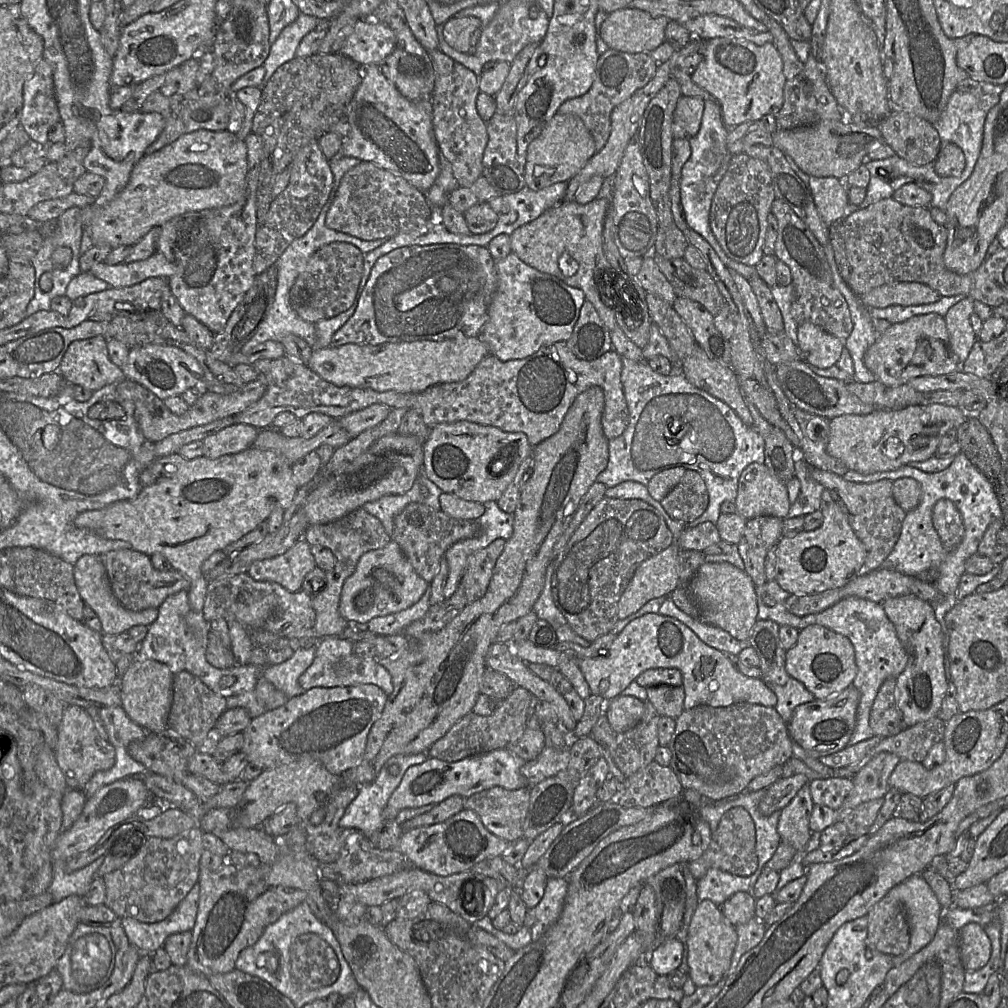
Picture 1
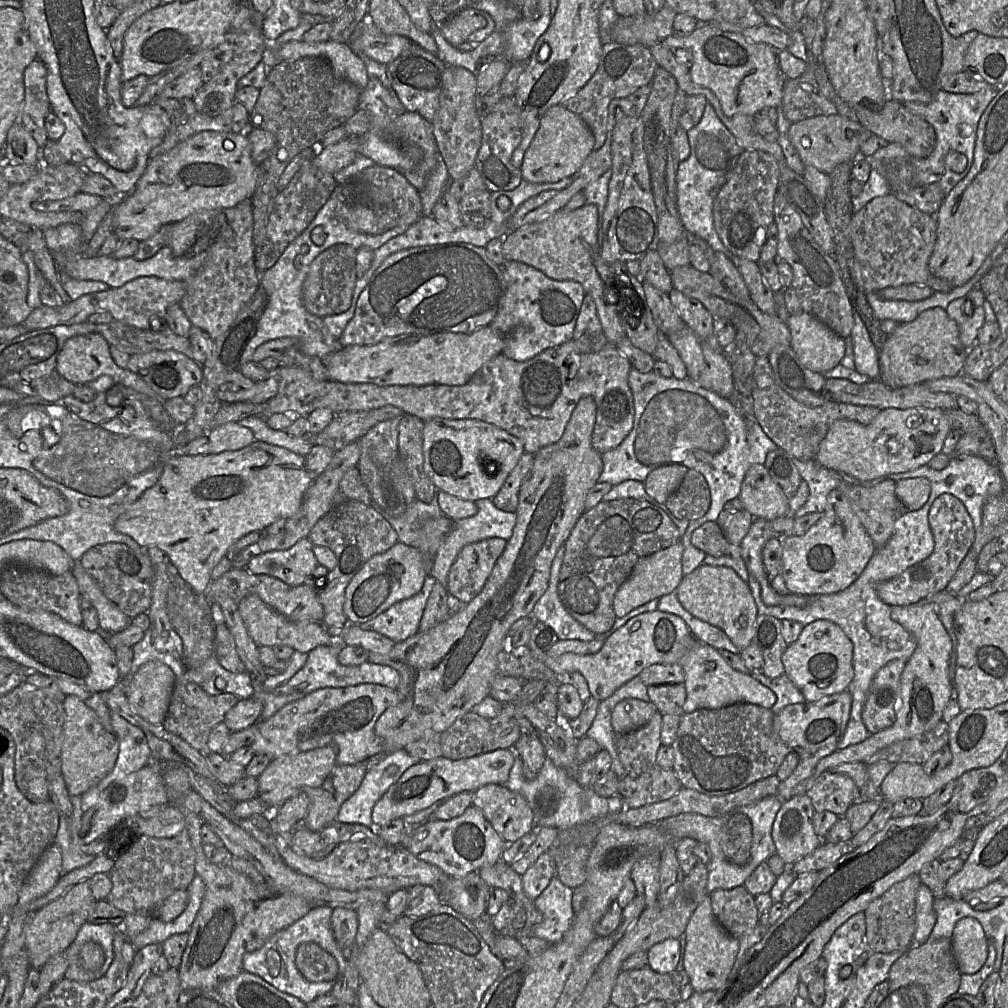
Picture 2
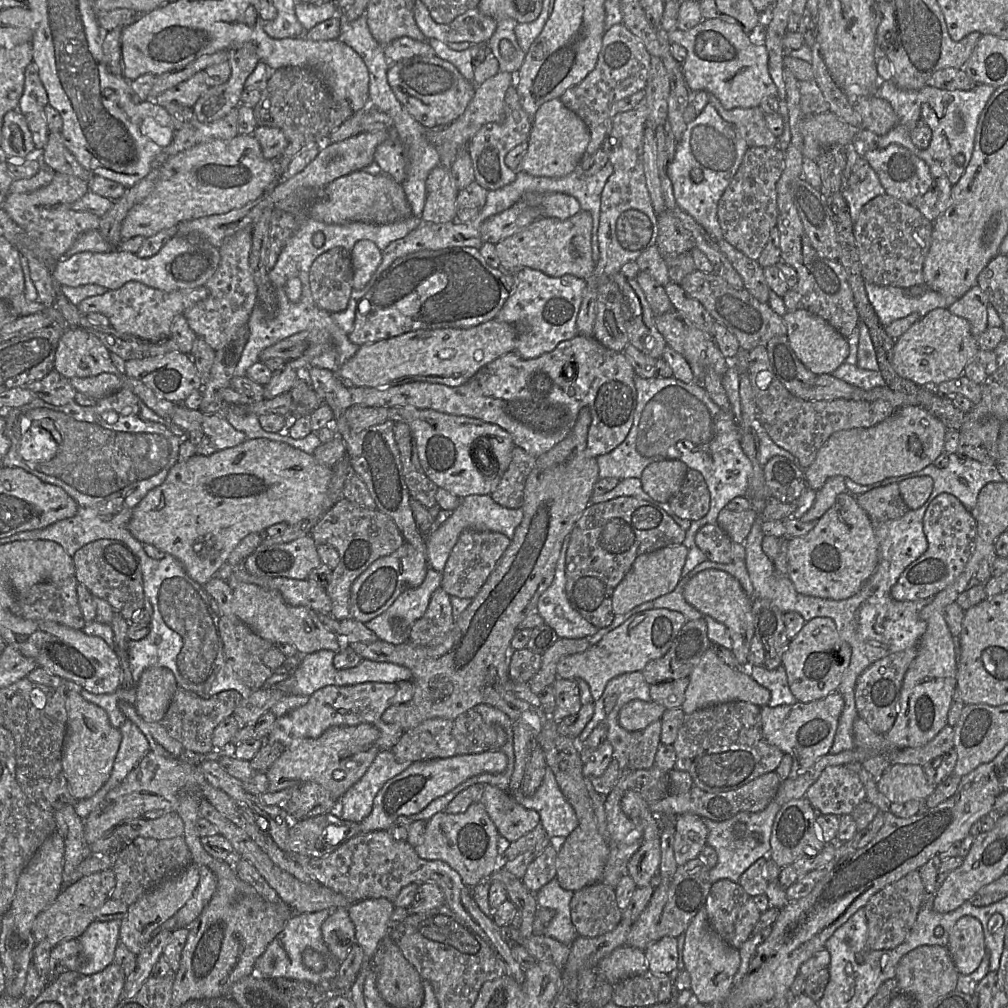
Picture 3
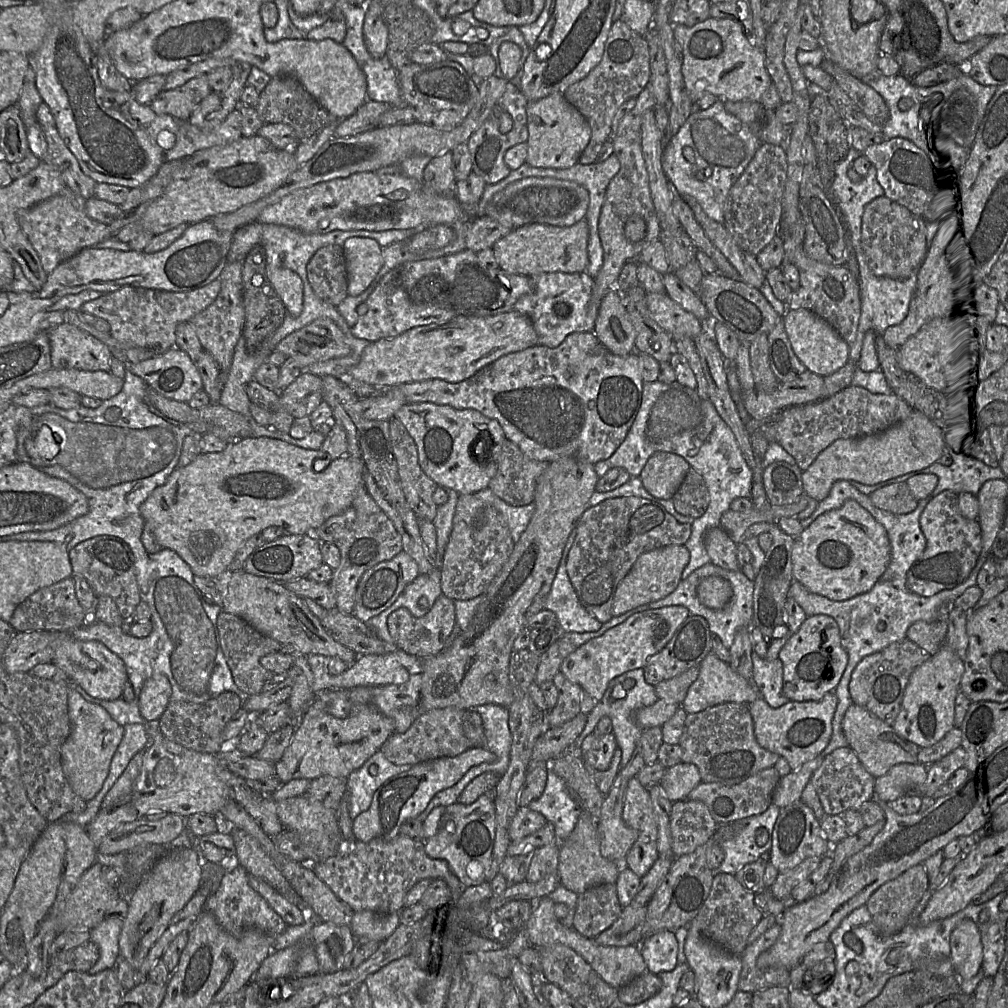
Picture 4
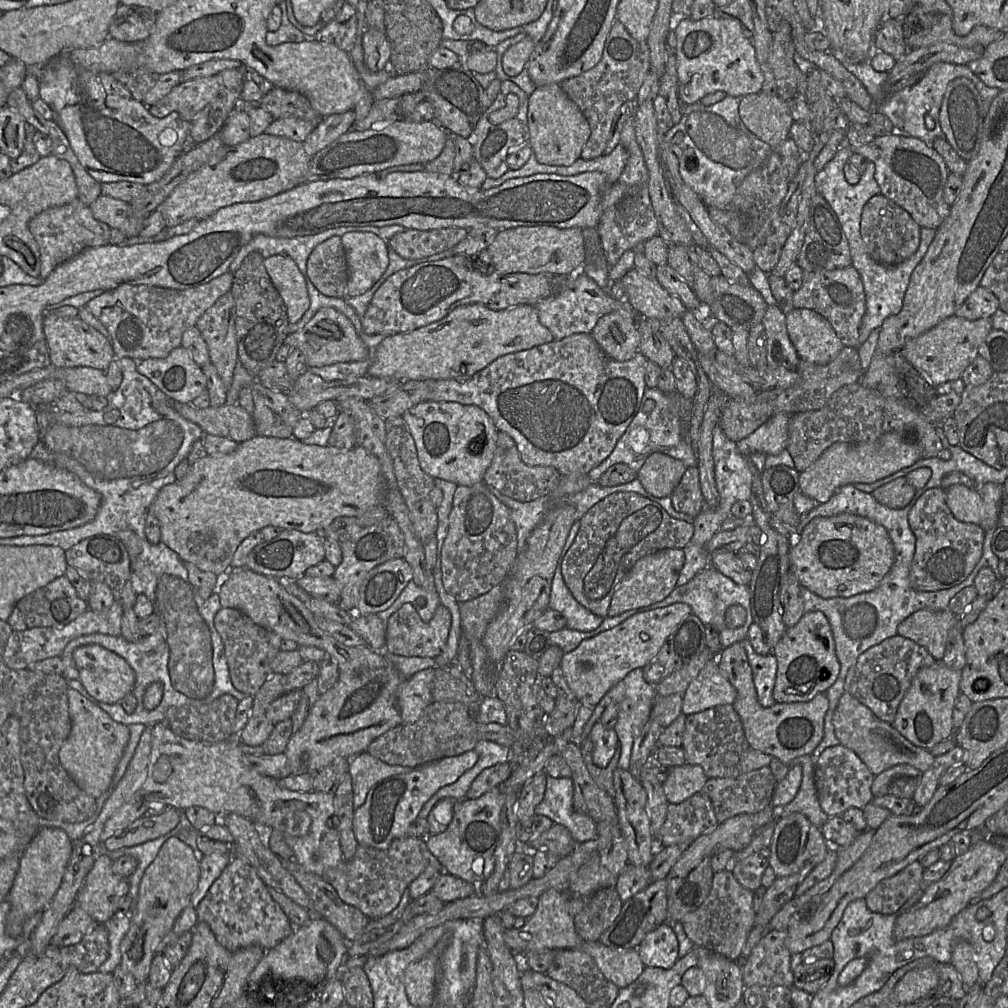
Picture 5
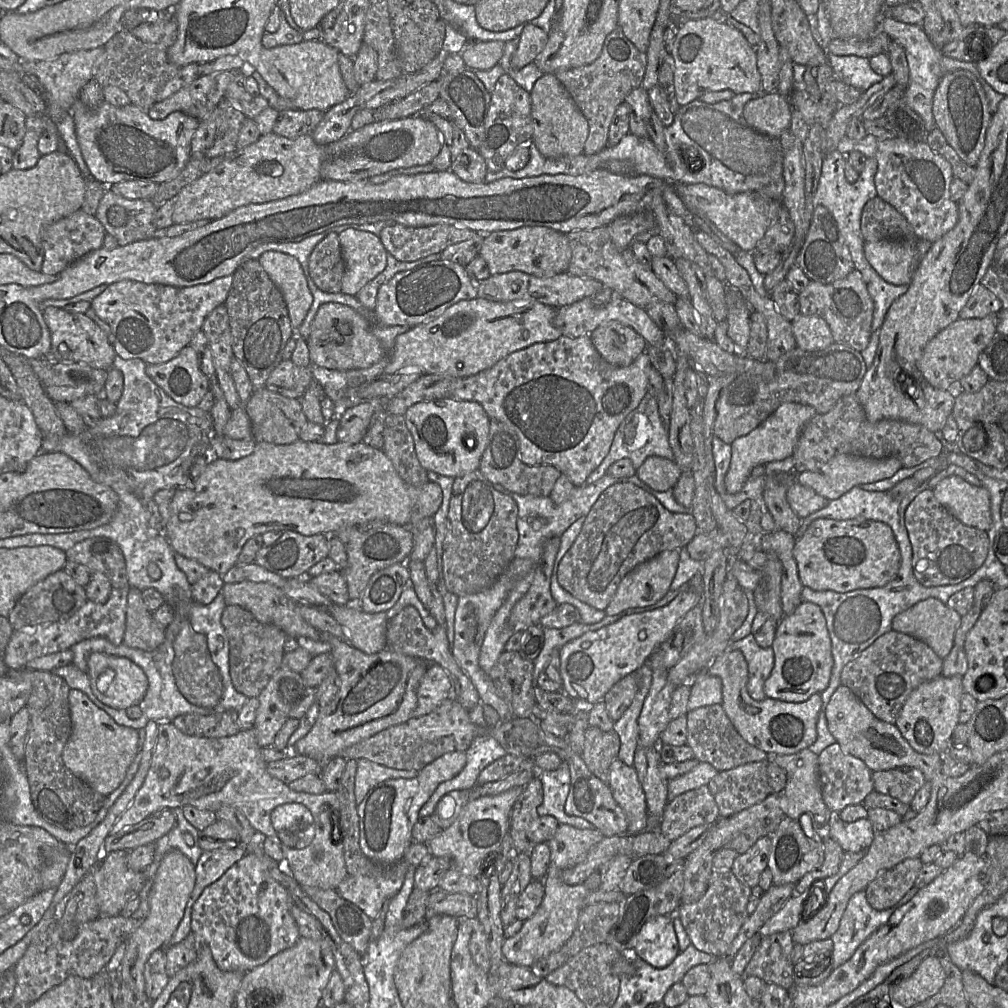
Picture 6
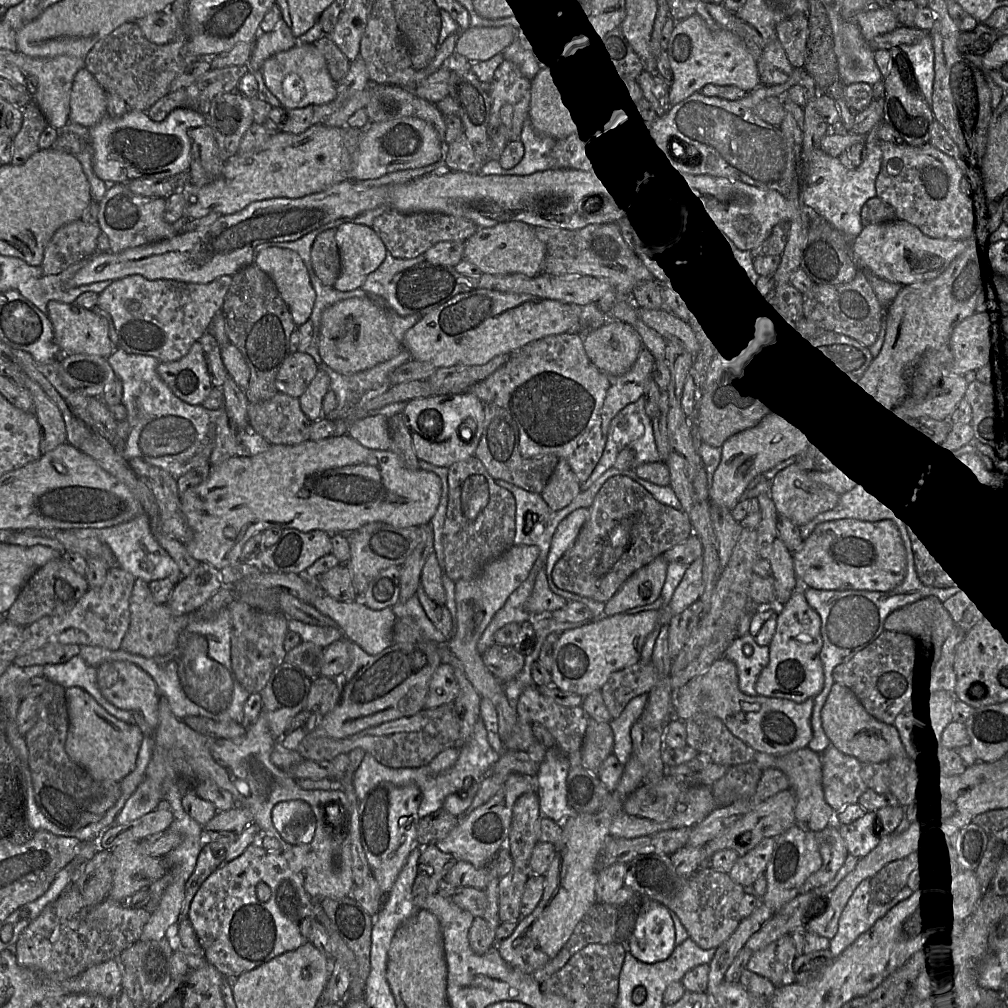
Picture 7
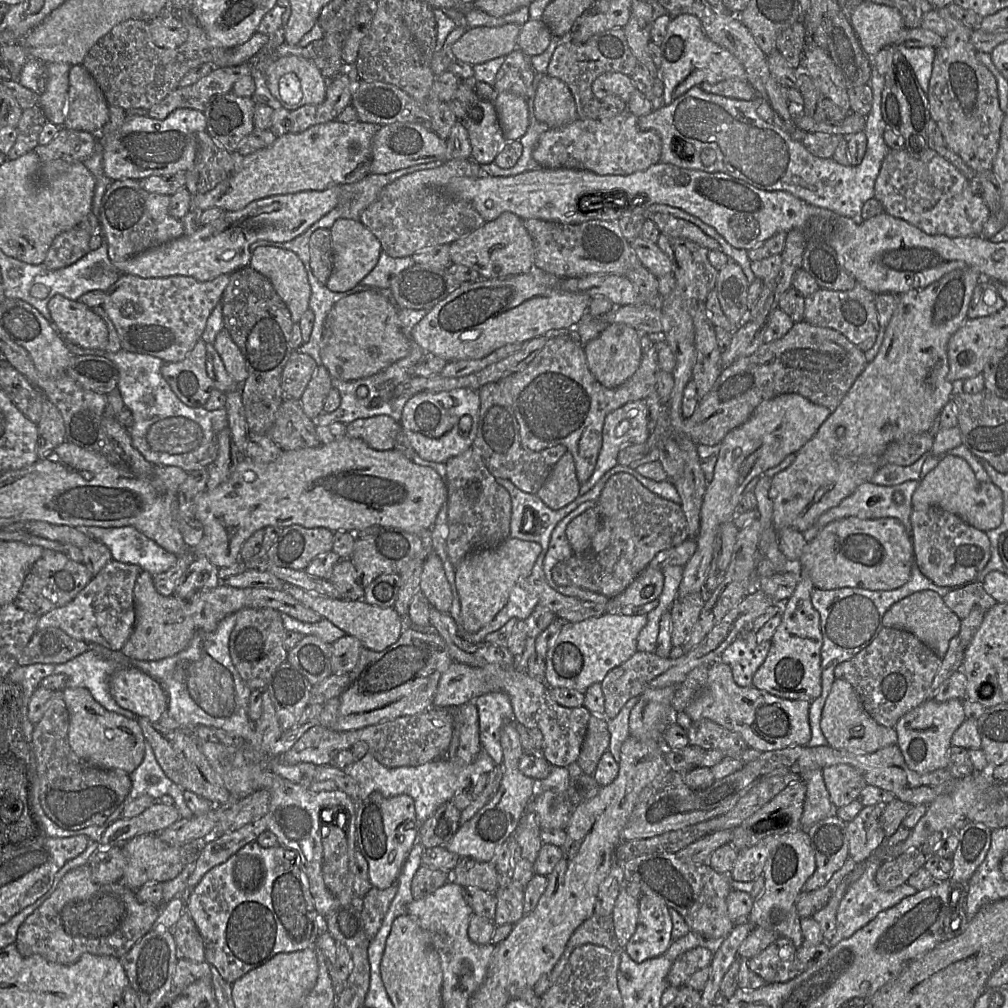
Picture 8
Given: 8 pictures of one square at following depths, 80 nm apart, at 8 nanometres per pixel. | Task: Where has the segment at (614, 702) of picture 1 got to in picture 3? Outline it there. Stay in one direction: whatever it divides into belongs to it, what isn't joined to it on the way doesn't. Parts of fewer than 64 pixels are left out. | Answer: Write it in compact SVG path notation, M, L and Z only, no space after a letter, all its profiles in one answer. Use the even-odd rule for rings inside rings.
M632 700L619 712L619 725L629 732L645 729L656 720L660 720L666 708L657 702Z

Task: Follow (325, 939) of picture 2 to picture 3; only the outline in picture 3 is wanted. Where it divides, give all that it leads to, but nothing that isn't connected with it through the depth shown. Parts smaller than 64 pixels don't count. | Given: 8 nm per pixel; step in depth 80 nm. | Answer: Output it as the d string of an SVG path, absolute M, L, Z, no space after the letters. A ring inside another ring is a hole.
M328 909L293 914L285 928L272 940L265 952L255 962L254 973L272 982L283 978L294 981L307 981L313 984L331 983L338 973L341 962L331 955L321 932L321 926L330 914L331 910ZM307 948L314 949L324 957L326 967L323 971L313 972L304 966L302 953Z

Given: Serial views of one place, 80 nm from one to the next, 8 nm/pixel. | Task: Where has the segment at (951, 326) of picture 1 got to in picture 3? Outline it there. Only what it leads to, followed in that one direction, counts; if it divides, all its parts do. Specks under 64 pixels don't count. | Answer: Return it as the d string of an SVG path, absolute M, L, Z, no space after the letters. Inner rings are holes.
M975 284L948 310L951 314L967 320L972 335L978 338L988 327L988 305L988 295Z

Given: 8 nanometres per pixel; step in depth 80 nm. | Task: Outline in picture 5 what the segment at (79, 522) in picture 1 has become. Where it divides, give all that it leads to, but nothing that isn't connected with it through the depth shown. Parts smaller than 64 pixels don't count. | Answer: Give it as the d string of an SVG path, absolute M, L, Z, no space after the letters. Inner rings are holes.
M255 436L252 439L238 443L235 451L226 455L207 455L189 466L186 475L175 483L164 486L150 505L151 512L159 521L161 542L172 549L183 562L190 562L204 572L212 572L216 576L226 576L231 568L231 562L239 545L251 534L261 531L267 526L281 530L296 530L302 533L321 533L339 517L357 517L368 509L382 505L385 495L385 477L379 460L361 446L352 449L340 449L330 446L307 445L292 437L281 439L274 437Z

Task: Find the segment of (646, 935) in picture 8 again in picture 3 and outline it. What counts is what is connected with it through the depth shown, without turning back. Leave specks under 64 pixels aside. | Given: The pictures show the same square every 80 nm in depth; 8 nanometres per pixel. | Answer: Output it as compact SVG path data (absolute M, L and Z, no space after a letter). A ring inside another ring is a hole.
M665 936L645 950L649 971L654 974L675 974L678 962L677 938Z

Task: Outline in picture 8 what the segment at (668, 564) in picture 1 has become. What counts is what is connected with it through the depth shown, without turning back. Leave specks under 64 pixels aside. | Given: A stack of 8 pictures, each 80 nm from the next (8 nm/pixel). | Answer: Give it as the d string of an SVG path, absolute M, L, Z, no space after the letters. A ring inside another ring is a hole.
M645 568L619 595L606 603L606 613L619 613L629 606L641 606L656 600L662 592L663 572Z

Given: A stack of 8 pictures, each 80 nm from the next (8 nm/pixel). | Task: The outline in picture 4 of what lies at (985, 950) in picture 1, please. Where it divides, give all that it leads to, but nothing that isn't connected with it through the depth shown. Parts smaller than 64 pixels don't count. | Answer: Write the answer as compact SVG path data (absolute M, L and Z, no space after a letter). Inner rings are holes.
M971 919L962 920L950 935L950 960L961 980L974 977L981 969L983 945L977 925Z

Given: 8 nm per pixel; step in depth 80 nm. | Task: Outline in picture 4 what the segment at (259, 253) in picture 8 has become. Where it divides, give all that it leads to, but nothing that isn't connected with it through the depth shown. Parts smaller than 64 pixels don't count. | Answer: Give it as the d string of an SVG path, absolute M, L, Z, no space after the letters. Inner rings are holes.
M266 264L266 273L282 299L287 312L299 316L303 310L303 282L294 271L285 267L272 267Z

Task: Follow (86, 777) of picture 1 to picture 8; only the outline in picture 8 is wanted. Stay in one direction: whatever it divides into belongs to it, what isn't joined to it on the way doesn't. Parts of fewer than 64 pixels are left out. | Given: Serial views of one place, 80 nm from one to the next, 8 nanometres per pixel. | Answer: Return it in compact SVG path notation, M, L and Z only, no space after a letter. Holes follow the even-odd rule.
M65 687L63 698L69 713L69 745L78 757L98 768L122 770L128 774L141 764L146 740L137 718L129 719L106 710L85 688Z

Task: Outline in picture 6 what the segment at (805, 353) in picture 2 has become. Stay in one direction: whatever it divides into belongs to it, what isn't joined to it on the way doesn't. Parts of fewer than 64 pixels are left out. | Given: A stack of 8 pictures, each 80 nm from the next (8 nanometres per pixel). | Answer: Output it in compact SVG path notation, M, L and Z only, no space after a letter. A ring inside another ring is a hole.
M800 313L791 324L796 345L802 350L821 350L835 342L828 323L820 316Z

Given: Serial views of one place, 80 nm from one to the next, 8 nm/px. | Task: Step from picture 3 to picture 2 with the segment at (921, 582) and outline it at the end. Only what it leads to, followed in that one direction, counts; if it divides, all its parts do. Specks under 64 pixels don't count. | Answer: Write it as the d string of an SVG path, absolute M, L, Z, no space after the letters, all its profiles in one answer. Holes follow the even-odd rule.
M944 493L936 498L930 508L928 519L935 542L932 554L896 577L880 582L876 586L878 597L890 606L919 603L930 595L943 591L975 540L975 529L968 511L952 494Z

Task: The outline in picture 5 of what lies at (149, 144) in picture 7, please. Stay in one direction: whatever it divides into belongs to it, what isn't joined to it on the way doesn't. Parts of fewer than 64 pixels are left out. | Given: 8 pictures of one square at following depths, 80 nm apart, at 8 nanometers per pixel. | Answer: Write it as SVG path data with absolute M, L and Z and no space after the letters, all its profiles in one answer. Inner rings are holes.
M61 53L58 56L49 60L39 69L39 95L53 110L55 120L65 133L71 148L77 156L83 168L100 184L110 182L129 181L142 185L152 184L160 180L170 169L175 160L189 147L194 146L190 140L191 122L184 120L179 113L171 112L164 118L157 118L149 112L143 102L137 101L134 98L123 98L118 95L108 95L101 84L98 74L93 73L85 68L76 65L70 58L68 53Z

